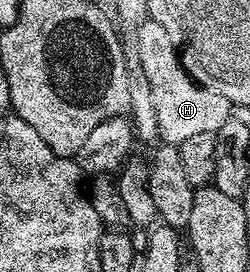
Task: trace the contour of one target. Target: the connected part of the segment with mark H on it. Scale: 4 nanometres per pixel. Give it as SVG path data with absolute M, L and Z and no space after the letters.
M146 19L137 26L138 61L142 64L141 76L151 89L151 101L155 107L156 119L161 136L169 144L178 147L192 135L204 132L217 133L220 126L232 116L232 105L223 93L194 81L184 70L179 50L168 37L160 23Z

